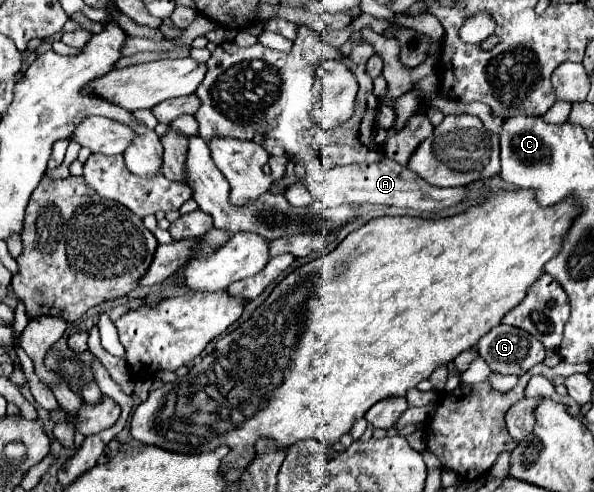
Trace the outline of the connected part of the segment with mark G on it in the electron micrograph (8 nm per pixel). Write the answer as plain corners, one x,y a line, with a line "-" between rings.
497,325
477,341
477,351
501,375
523,375
545,359
545,347
527,331

